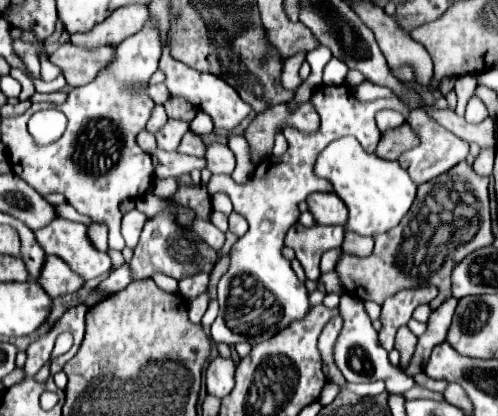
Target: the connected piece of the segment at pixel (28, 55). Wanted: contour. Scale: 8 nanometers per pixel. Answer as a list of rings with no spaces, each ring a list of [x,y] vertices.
[[[19,39],[13,40],[12,47],[22,59],[30,75],[33,76],[32,78],[40,79],[41,67],[36,54],[36,48]]]

